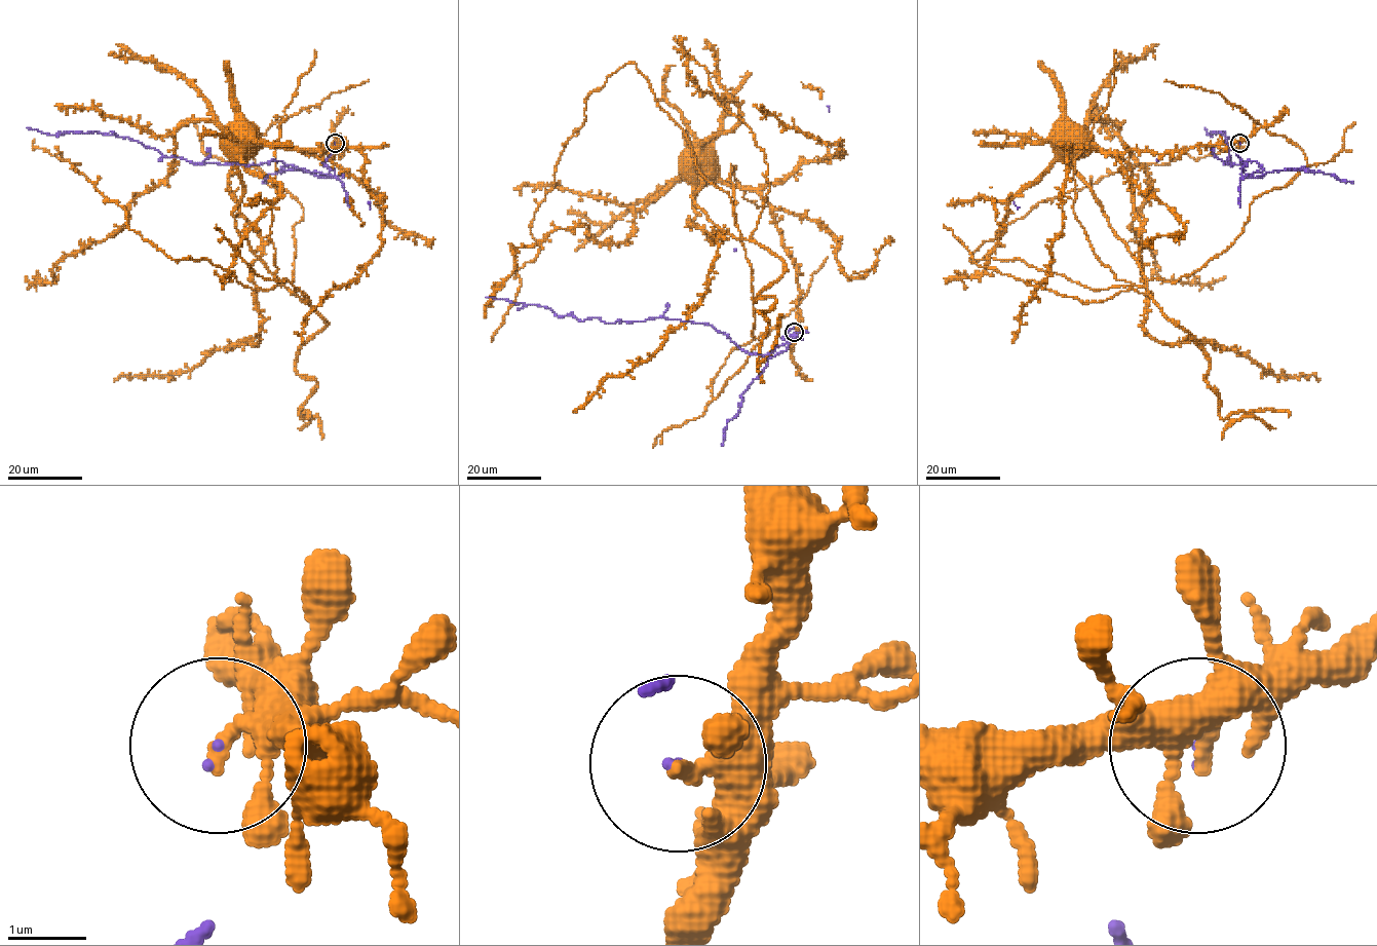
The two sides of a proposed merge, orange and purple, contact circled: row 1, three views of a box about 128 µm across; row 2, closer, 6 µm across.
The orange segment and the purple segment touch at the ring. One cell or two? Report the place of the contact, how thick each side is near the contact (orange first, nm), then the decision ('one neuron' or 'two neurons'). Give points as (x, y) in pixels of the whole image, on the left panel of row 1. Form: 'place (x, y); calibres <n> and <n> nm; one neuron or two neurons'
place (335, 143); calibres 200 and 30 nm; two neurons

